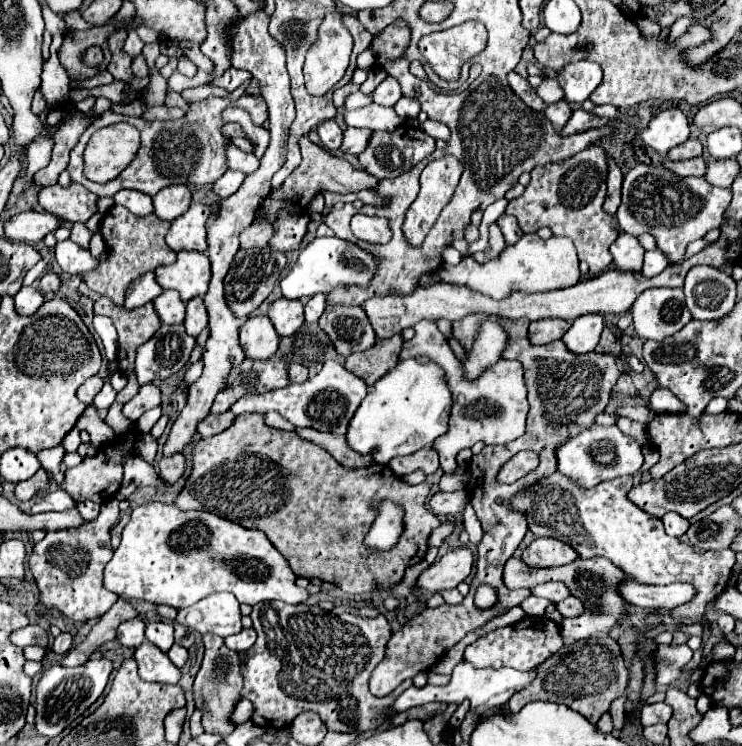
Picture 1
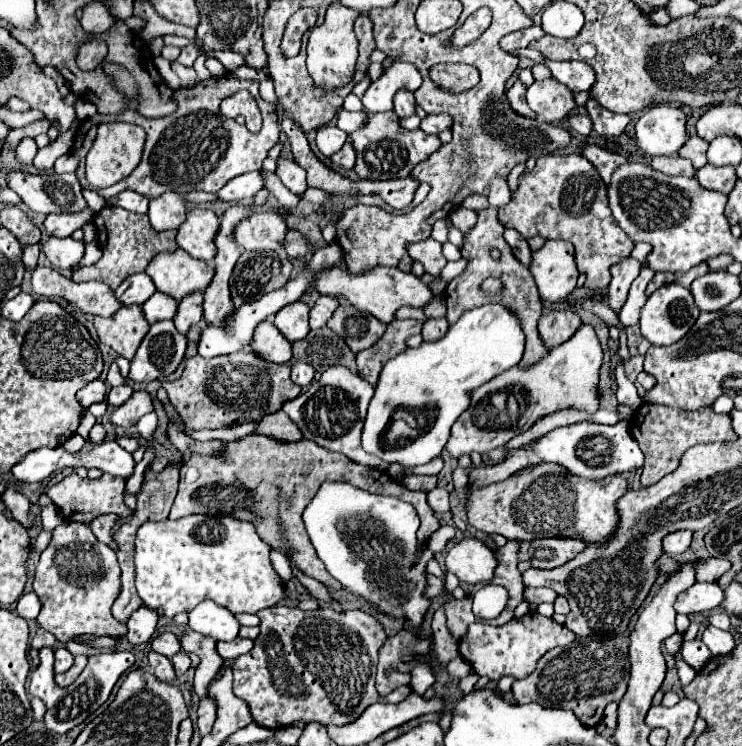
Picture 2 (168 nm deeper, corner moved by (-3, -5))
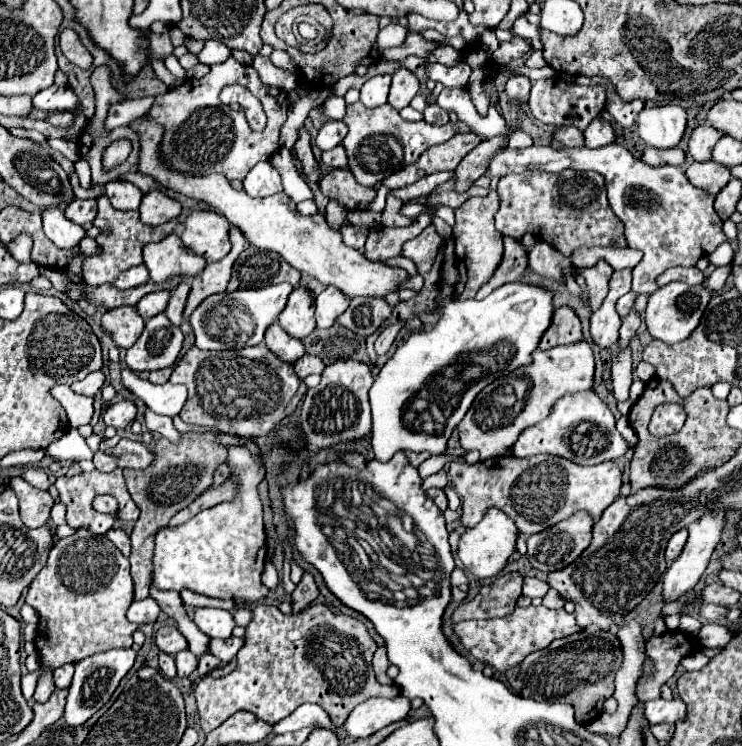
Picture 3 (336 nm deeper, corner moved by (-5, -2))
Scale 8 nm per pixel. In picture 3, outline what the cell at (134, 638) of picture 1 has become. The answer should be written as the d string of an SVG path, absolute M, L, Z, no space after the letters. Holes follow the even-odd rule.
M146 597L146 599L140 599L140 601L134 601L128 609L128 617L130 621L138 623L138 625L144 625L144 623L154 623L156 617L160 613L160 607L158 603L152 599L152 597Z

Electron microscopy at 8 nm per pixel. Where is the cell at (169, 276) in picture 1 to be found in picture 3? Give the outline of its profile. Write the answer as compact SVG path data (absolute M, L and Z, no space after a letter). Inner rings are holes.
M170 233L158 243L144 245L142 257L150 279L156 283L166 281L166 277L174 277L178 273L194 277L206 267L206 259L184 247L176 233Z

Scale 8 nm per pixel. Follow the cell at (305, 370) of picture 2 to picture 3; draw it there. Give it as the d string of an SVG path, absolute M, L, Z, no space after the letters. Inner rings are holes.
M304 355L302 359L298 359L294 363L294 369L296 369L298 377L306 379L312 373L322 373L324 371L324 363L318 357L314 357L314 355Z

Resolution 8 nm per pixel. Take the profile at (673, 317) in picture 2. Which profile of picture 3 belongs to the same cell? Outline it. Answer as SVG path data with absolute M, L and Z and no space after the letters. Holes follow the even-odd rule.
M670 283L660 287L656 293L650 295L648 307L644 311L644 321L648 325L648 333L654 339L660 339L664 343L680 343L692 335L692 331L698 327L700 317L710 301L712 293L704 285L686 285L686 283Z

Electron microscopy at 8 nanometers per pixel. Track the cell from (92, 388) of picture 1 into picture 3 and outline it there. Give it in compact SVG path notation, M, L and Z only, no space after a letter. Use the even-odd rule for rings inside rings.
M92 371L90 375L86 375L82 381L78 383L72 383L72 391L74 393L80 393L80 395L88 395L88 397L94 397L104 385L104 373L102 371Z

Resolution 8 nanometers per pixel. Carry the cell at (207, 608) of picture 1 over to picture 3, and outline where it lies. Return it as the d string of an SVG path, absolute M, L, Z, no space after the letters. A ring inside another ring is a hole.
M212 607L196 609L192 621L202 633L206 633L208 637L218 637L218 639L228 639L234 629L232 613L224 609L212 609Z

